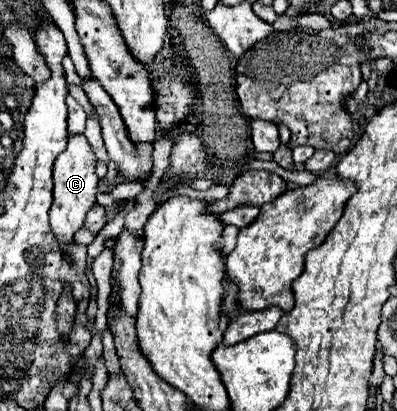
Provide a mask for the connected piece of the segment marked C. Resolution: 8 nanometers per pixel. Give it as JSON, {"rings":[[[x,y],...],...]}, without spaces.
{"rings":[[[71,136],[65,152],[61,152],[59,158],[55,160],[55,168],[53,168],[53,182],[55,182],[53,196],[55,198],[49,210],[49,224],[51,224],[53,236],[59,240],[59,246],[65,258],[69,256],[65,246],[73,242],[73,234],[83,228],[89,208],[97,204],[95,198],[97,198],[99,178],[95,174],[95,162],[97,162],[97,156],[93,154],[93,148],[89,146],[85,136]]]}

